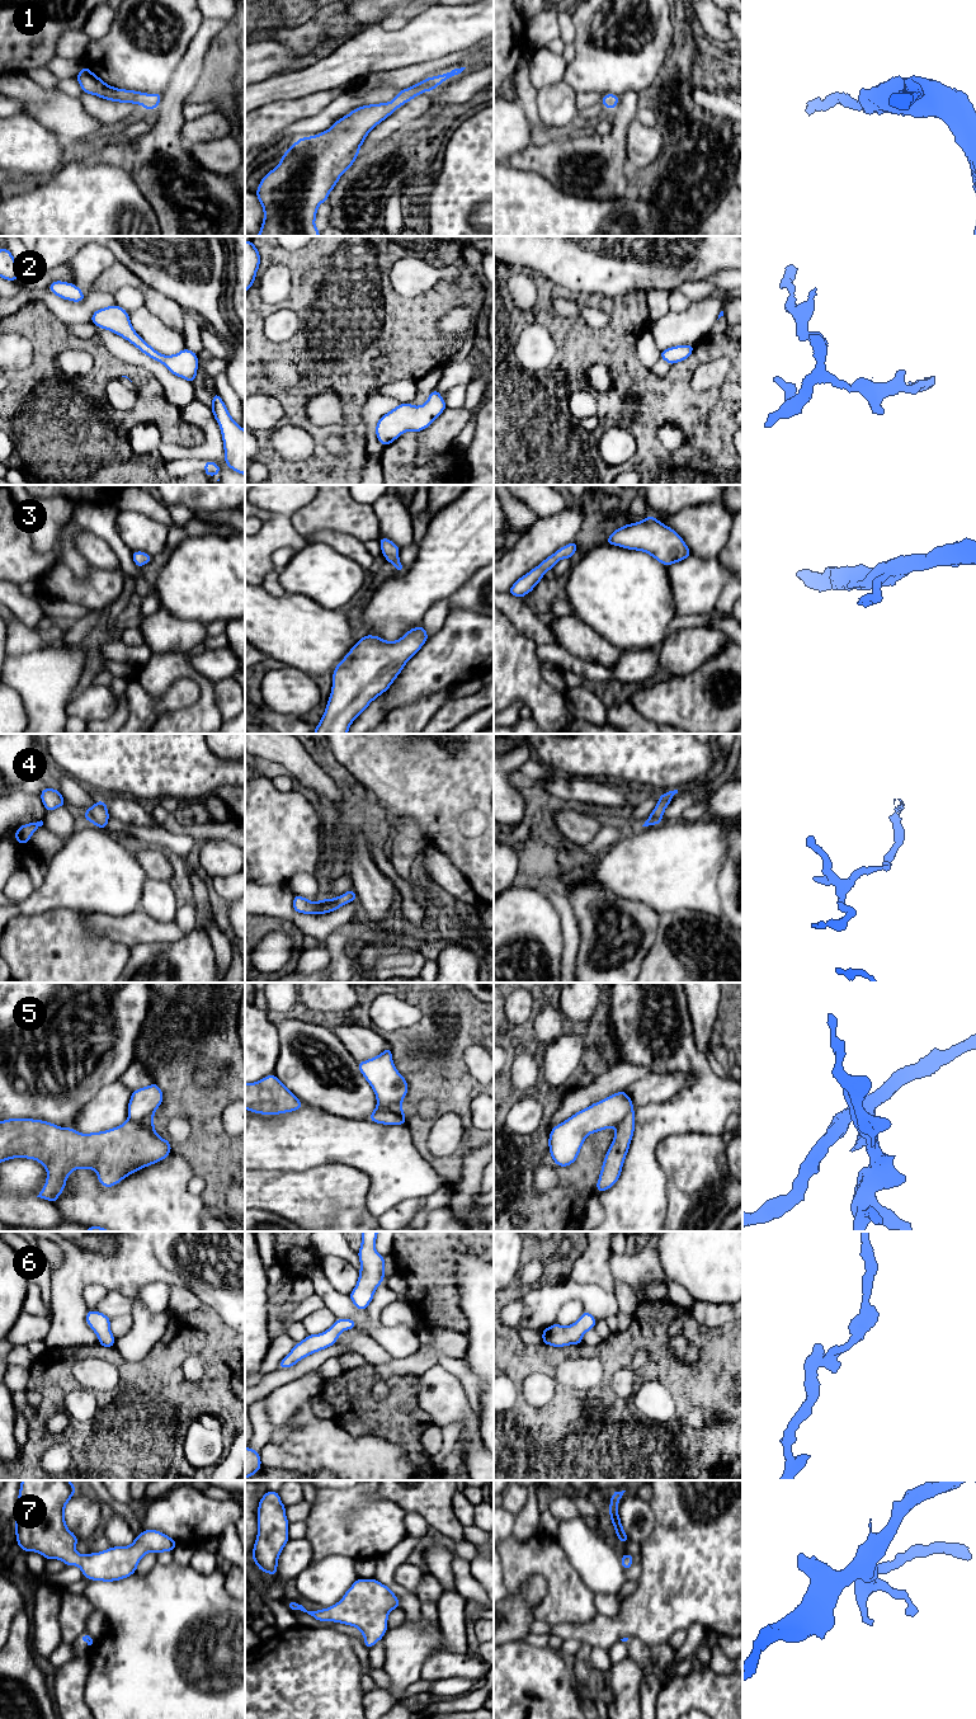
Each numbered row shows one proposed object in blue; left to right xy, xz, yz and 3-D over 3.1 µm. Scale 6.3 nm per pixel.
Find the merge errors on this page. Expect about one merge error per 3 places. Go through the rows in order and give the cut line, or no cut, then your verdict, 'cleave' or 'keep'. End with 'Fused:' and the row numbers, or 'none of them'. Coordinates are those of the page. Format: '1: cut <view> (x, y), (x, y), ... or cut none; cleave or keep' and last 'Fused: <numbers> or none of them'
1: cut none; keep
2: cut none; keep
3: cut none; keep
4: cut none; keep
5: cut xy (128, 1117), (132, 1120), (152, 1120); cleave
6: cut none; keep
7: cut none; keep
Fused: 5

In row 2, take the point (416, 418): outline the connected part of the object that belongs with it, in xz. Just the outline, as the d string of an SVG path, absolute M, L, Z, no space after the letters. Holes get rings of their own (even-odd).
M434 388L425 404L414 406L409 402L401 402L382 415L376 425L376 437L386 447L405 432L414 430L418 433L426 429L445 408L444 399Z

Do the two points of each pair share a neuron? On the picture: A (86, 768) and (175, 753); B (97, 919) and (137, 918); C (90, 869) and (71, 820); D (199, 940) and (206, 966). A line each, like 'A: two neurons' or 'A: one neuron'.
A: one neuron
B: one neuron
C: two neurons
D: one neuron

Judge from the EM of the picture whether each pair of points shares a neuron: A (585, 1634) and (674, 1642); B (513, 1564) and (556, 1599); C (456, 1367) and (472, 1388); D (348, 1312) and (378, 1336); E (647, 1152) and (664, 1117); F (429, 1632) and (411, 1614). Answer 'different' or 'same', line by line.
A: different
B: same
C: same
D: same
E: same
F: different

